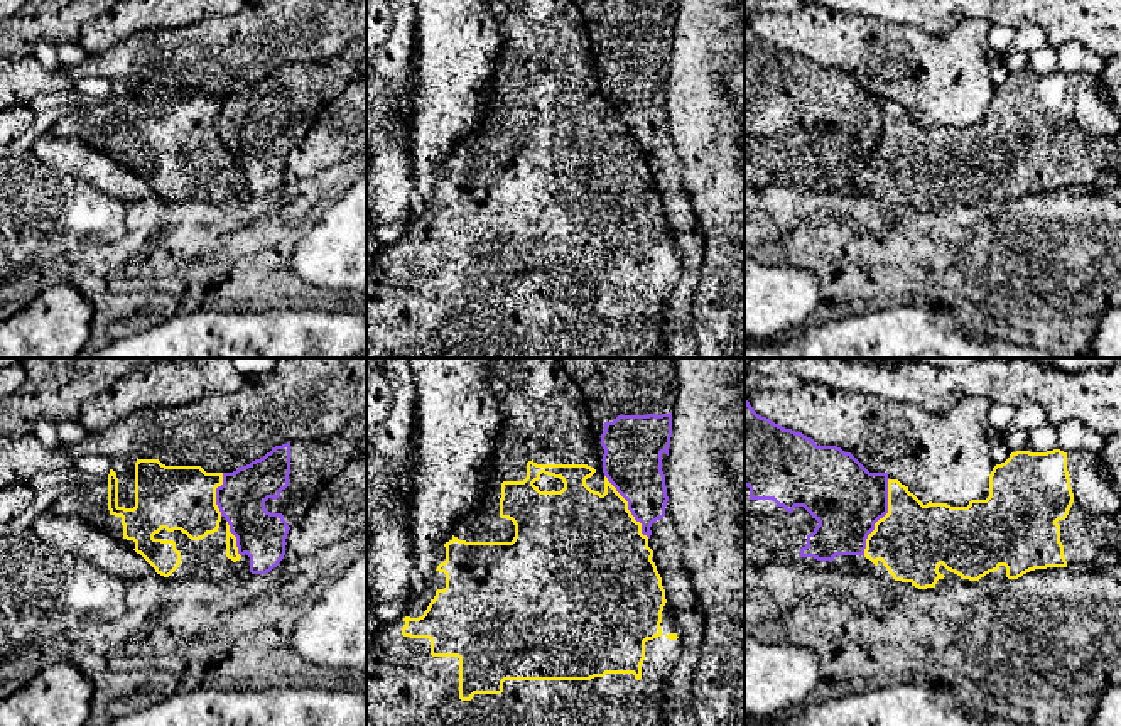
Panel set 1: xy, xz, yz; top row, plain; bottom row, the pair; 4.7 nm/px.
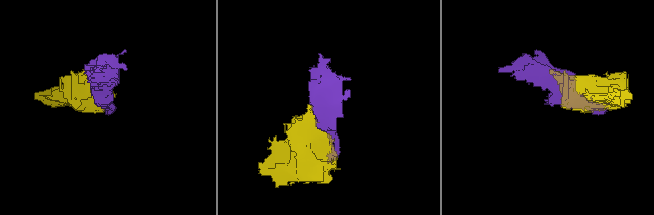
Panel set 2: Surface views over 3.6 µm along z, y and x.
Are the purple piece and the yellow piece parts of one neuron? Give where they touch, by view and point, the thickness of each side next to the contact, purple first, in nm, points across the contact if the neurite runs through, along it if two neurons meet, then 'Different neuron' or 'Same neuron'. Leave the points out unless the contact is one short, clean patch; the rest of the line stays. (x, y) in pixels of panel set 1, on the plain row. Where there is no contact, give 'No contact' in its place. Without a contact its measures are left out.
Touches purple at yz (882, 139). Thickness 340 nm (purple) against 360 nm. Different neuron

